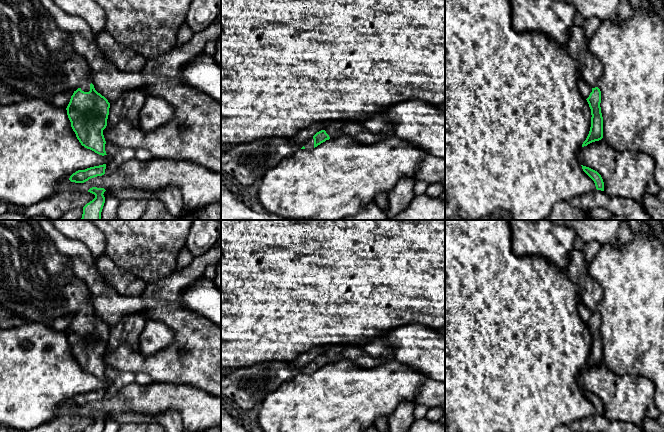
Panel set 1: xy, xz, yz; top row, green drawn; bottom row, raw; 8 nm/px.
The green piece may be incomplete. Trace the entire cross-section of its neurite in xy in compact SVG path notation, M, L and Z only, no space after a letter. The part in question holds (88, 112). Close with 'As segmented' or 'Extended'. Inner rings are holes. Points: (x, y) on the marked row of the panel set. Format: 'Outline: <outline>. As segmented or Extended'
Outline: M0 0L0 83L26 98L48 99L60 92L73 91L66 110L77 139L85 148L107 155L103 130L107 126L110 103L95 90L88 63L75 52L71 33L57 25L40 0Z. Extended

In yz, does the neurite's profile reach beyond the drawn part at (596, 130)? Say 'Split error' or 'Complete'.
Split error

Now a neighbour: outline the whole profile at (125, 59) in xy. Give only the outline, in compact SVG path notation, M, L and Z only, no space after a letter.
M106 30L100 32L95 40L107 60L125 72L141 72L147 59L134 50L121 45Z

